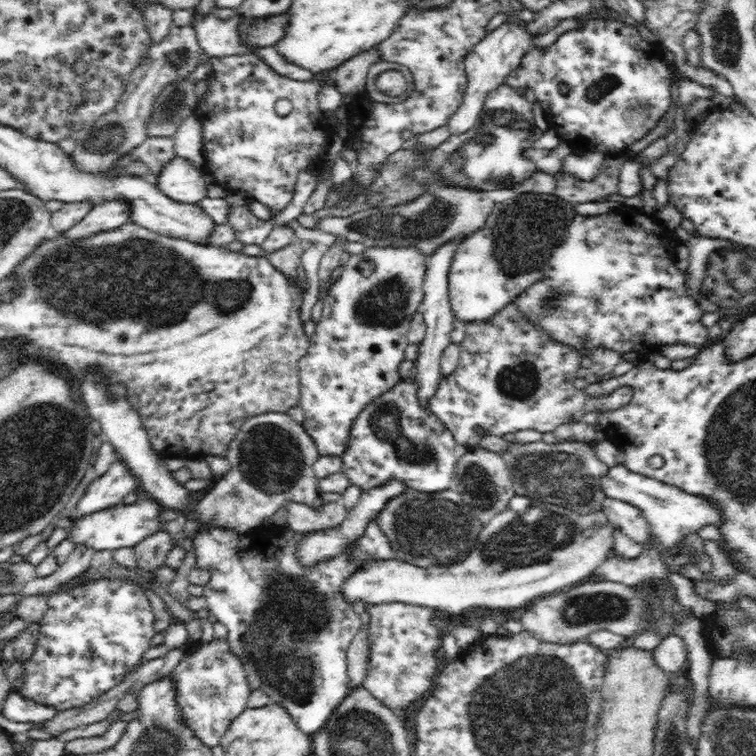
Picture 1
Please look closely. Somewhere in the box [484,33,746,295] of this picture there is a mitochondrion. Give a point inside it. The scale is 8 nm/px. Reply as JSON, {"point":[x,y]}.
{"point":[528,230]}

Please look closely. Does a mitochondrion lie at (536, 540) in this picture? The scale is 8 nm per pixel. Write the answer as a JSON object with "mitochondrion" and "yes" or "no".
{"mitochondrion":"yes"}

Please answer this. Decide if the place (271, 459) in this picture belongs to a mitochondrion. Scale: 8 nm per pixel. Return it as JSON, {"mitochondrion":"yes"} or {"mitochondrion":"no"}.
{"mitochondrion":"yes"}

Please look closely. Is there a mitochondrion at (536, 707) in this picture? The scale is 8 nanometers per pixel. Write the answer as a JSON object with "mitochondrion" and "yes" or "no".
{"mitochondrion":"yes"}

